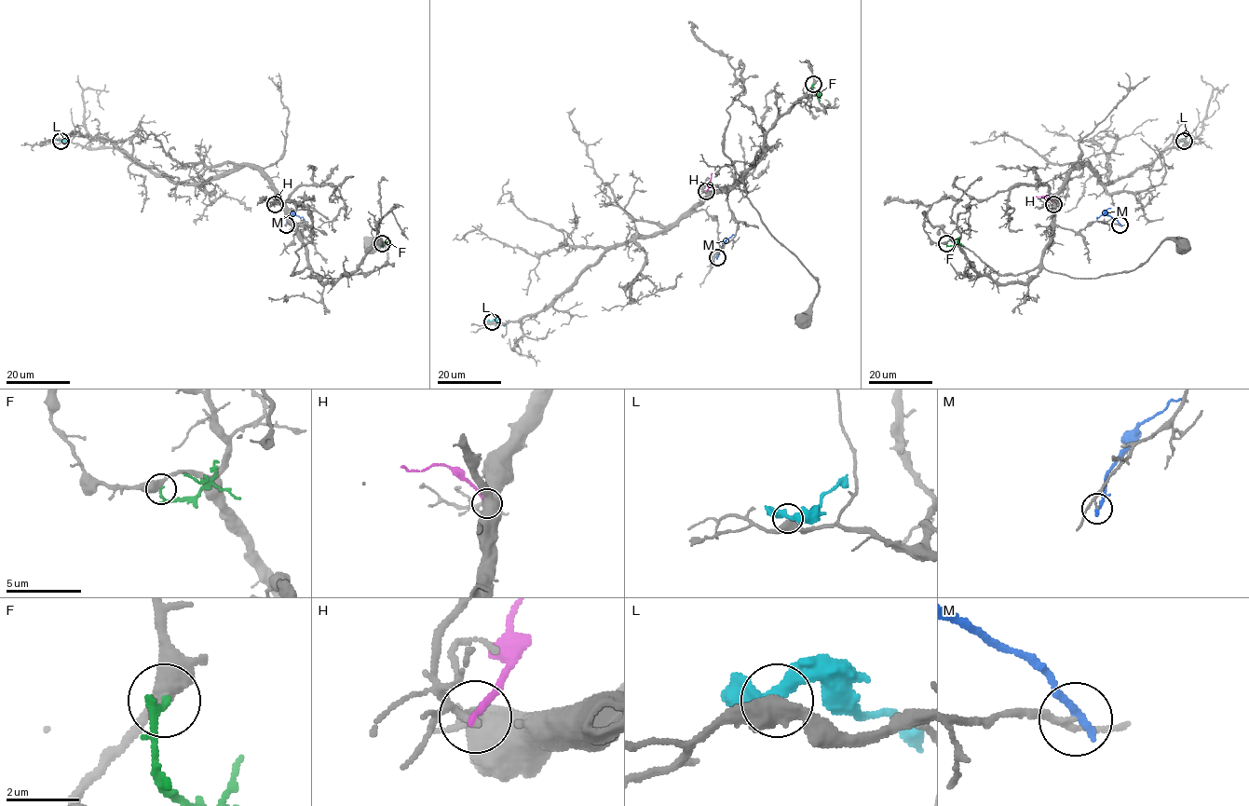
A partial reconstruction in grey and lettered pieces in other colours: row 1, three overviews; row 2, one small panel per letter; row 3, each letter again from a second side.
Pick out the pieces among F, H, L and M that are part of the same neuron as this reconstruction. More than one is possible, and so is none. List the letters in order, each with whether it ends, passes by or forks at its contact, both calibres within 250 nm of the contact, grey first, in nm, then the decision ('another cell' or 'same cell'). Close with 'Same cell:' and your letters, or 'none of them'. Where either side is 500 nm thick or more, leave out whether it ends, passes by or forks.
F: it ends there; 480 nm thick on the grey side, 160 nm on the other; another cell
H: it ends there; 130 nm thick on the grey side, 180 nm on the other; another cell
L: it passes by; 460 nm thick on the grey side, 400 nm on the other; another cell
M: it ends there; 130 nm thick on the grey side, 280 nm on the other; another cell
Same cell: none of them

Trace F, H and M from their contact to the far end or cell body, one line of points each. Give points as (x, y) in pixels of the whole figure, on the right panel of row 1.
F: (946, 243), (953, 245), (957, 242), (963, 245)
H: (1053, 204), (1045, 196), (1036, 196)
M: (1120, 224), (1104, 213), (1097, 219)

